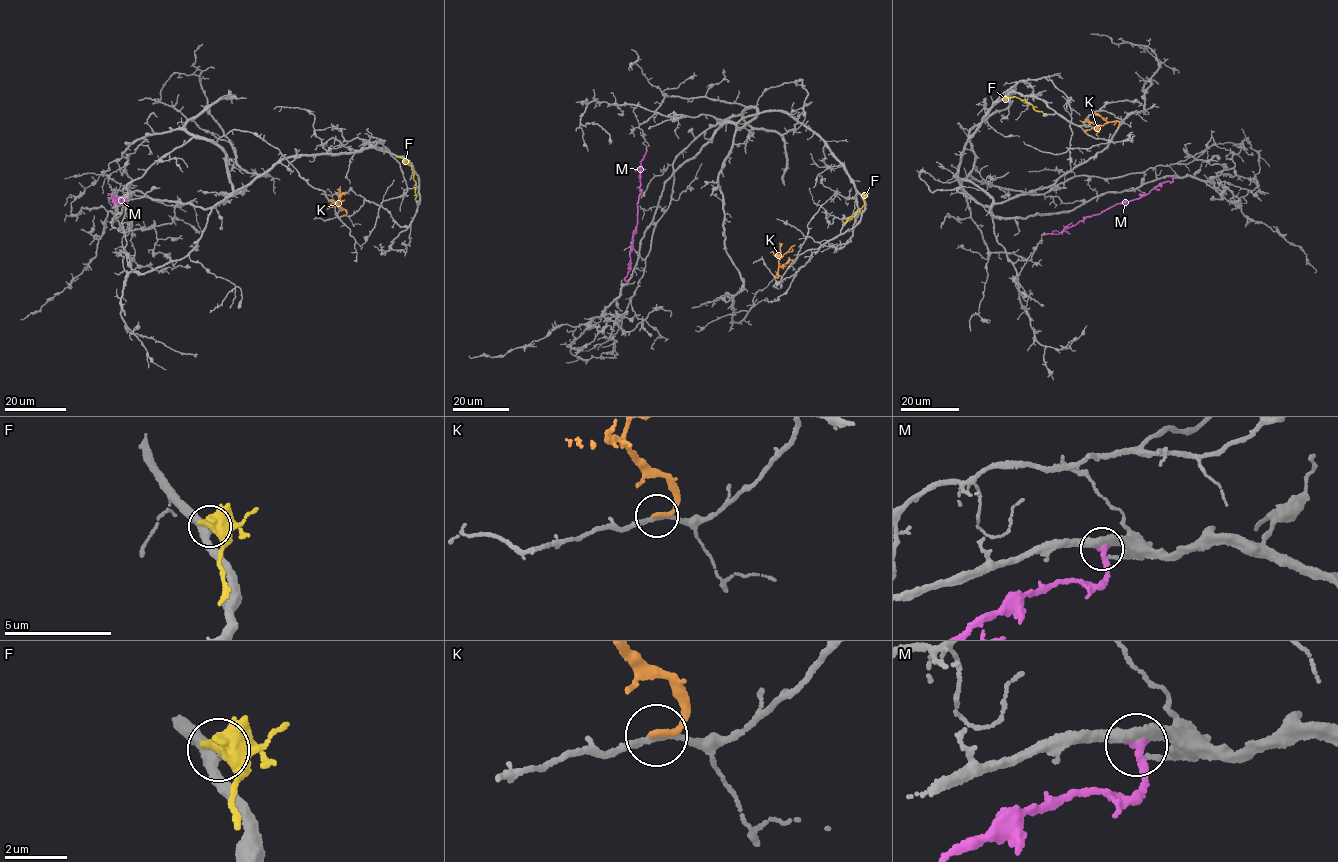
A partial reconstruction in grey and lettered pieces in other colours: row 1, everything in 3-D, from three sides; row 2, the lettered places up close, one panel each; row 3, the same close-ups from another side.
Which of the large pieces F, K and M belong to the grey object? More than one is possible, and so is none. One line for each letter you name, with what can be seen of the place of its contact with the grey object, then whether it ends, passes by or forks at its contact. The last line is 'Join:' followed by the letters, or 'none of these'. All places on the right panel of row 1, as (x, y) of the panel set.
Join: none of these

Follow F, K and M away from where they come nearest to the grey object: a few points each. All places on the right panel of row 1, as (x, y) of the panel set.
F: (1005, 97), (1023, 99), (1044, 113)
K: (1119, 126), (1115, 121), (1097, 125), (1080, 121)
M: (1172, 176), (1171, 182), (1162, 182), (1139, 198), (1117, 203), (1059, 233), (1052, 233), (1059, 232)

